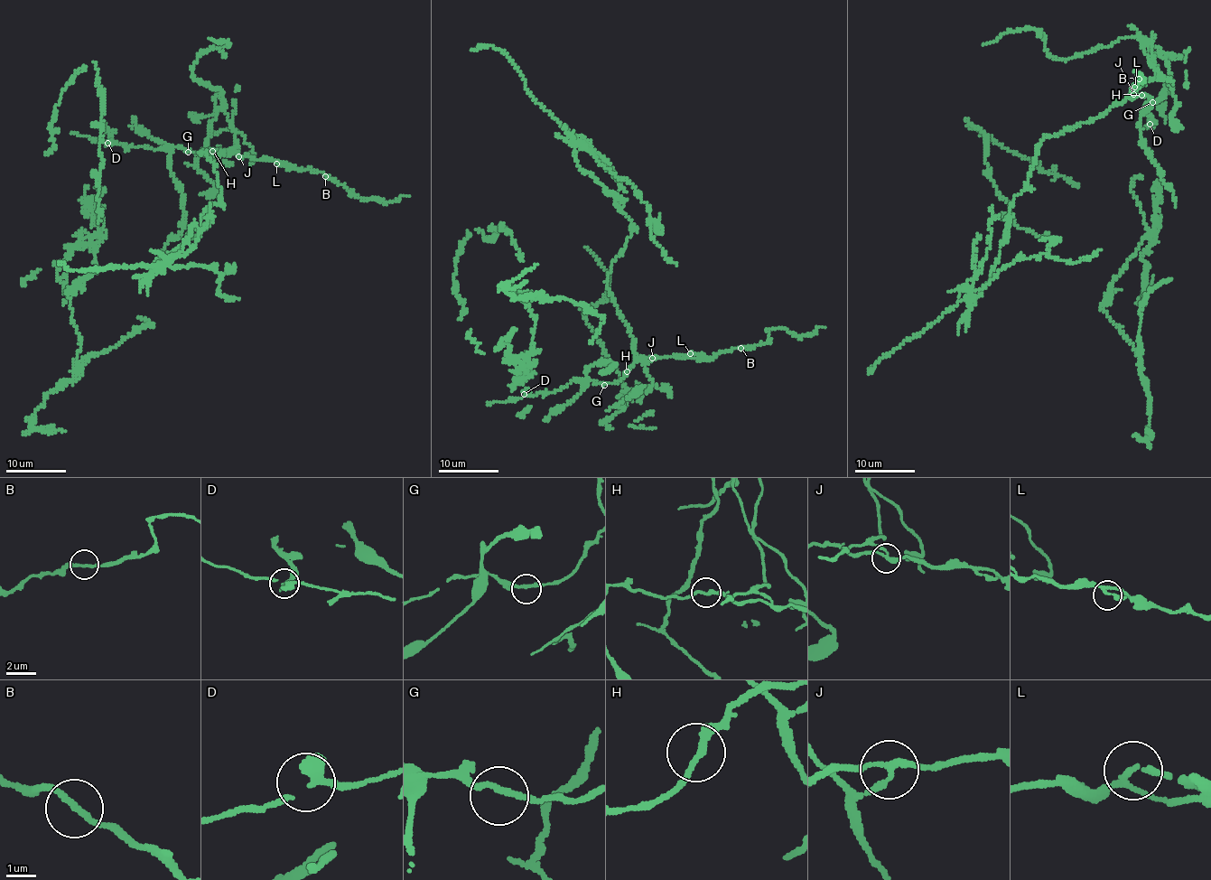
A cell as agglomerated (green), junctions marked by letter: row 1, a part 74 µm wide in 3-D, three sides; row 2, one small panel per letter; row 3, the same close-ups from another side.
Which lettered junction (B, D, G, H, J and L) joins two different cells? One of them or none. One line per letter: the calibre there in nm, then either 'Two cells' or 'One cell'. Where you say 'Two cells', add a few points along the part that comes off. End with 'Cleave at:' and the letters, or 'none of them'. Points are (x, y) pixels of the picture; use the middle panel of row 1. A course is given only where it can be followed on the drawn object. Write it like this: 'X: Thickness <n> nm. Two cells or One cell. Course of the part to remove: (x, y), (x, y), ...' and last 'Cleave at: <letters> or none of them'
B: Thickness 200 nm. One cell
D: Thickness 300 nm. One cell
G: Thickness 190 nm. One cell
H: Thickness 220 nm. One cell
J: Thickness 170 nm. Two cells
L: Thickness 170 nm. One cell
Cleave at: J

